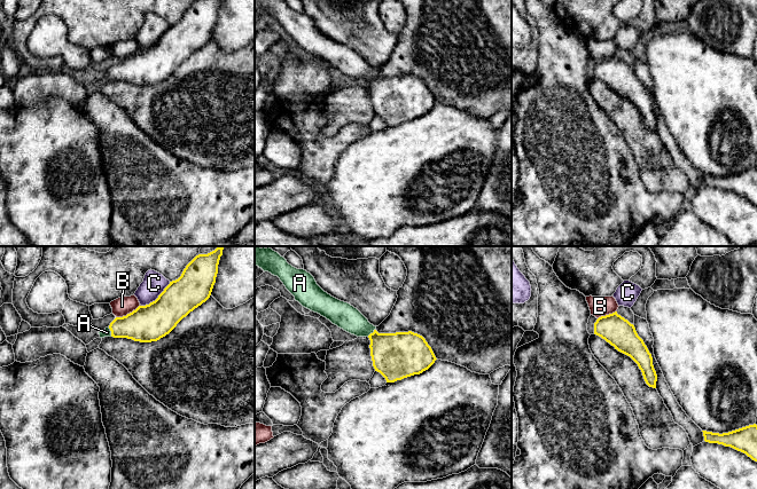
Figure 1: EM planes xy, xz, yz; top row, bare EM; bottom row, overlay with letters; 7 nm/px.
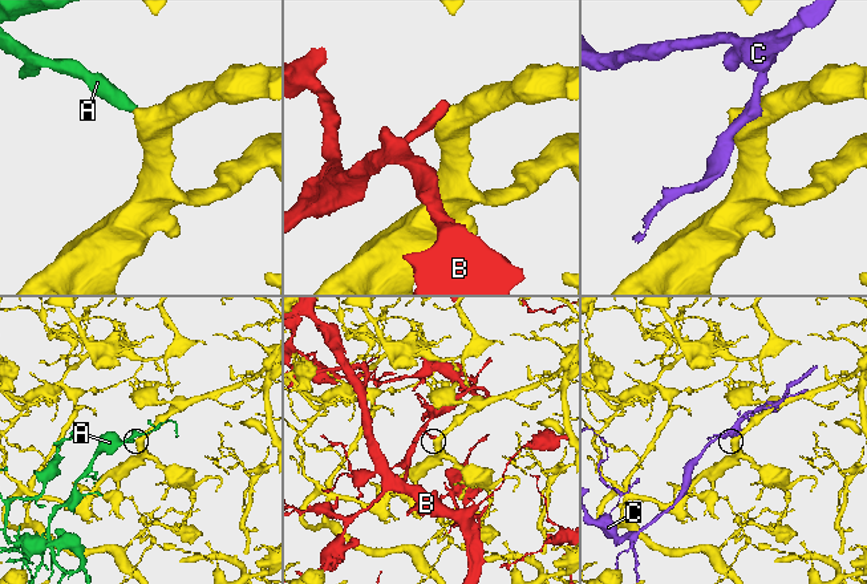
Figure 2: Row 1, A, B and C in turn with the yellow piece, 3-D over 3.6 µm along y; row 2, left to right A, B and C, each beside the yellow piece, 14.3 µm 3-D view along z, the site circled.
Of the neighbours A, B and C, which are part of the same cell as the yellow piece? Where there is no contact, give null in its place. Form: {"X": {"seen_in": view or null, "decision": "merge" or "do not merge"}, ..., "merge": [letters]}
{"A": {"seen_in": "xy", "decision": "merge"}, "B": {"seen_in": "xy", "decision": "do not merge"}, "C": {"seen_in": "xy", "decision": "do not merge"}, "merge": ["A"]}

